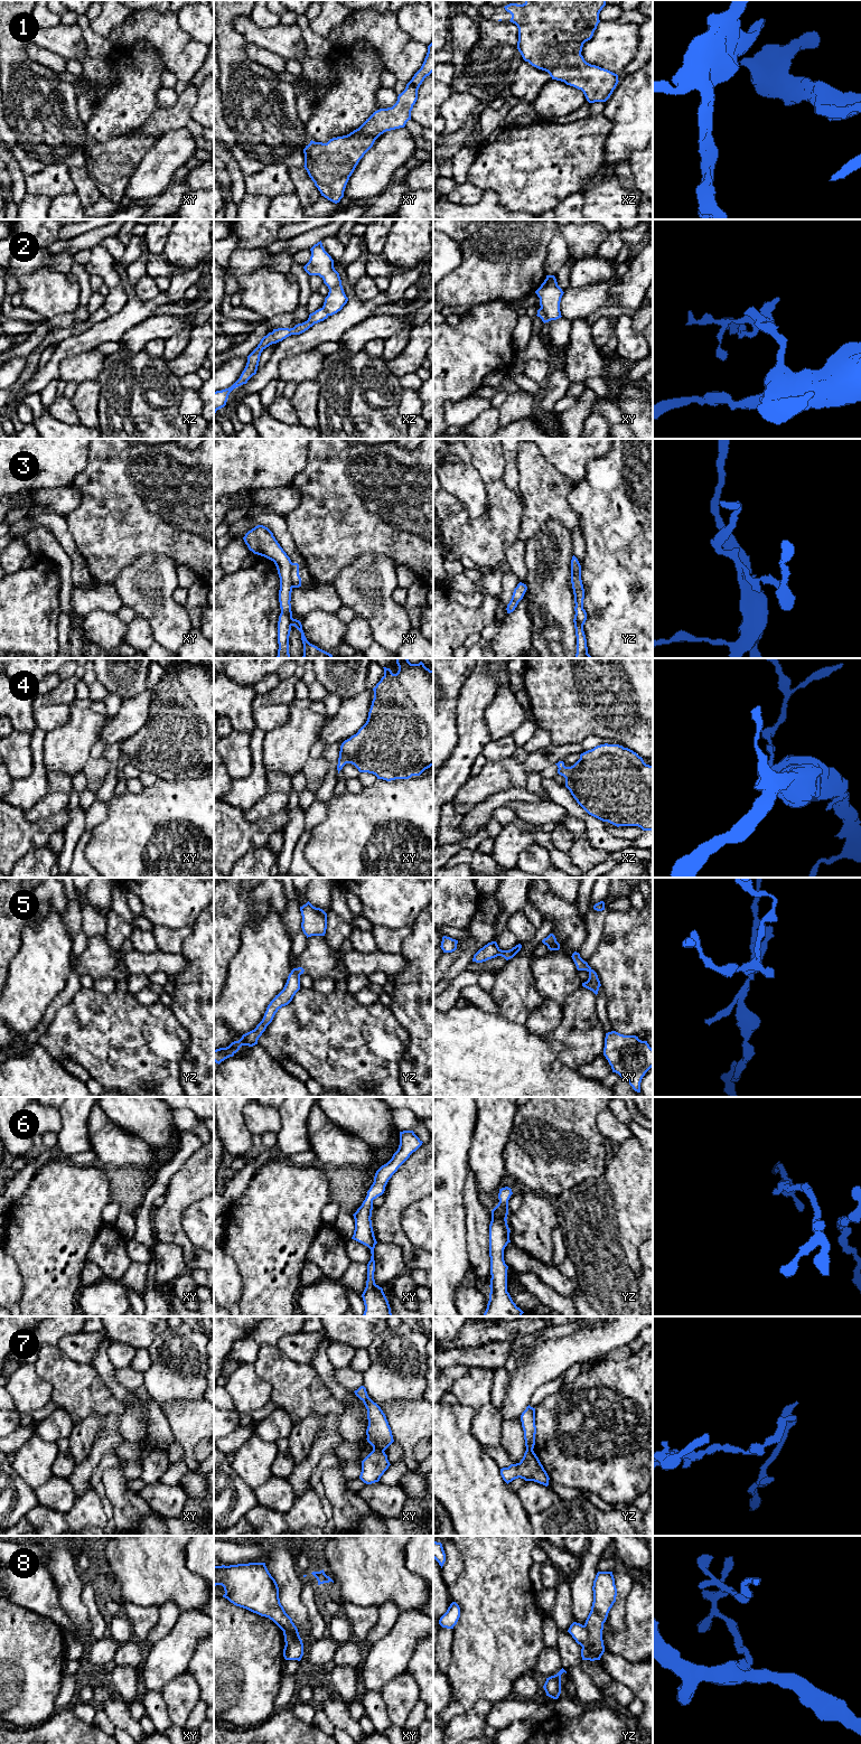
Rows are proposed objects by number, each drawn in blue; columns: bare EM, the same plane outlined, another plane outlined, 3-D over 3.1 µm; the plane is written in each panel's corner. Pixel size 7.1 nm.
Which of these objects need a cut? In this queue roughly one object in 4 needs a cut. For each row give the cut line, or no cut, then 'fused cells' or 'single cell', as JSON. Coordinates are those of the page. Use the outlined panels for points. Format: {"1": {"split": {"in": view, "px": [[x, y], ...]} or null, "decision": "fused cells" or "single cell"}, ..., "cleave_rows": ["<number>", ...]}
{"1": {"split": null, "decision": "single cell"}, "2": {"split": {"in": "xy", "px": [[541, 307], [549, 320]]}, "decision": "fused cells"}, "3": {"split": null, "decision": "single cell"}, "4": {"split": null, "decision": "single cell"}, "5": {"split": null, "decision": "single cell"}, "6": {"split": null, "decision": "single cell"}, "7": {"split": {"in": "xy", "px": [[373, 1447], [383, 1451]]}, "decision": "fused cells"}, "8": {"split": {"in": "yz", "px": [[583, 1625], [587, 1630], [587, 1641], [581, 1646]]}, "decision": "fused cells"}, "cleave_rows": ["2", "7", "8"]}

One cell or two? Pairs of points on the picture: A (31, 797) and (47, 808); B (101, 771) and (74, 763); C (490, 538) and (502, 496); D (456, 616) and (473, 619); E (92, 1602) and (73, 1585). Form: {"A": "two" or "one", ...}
{"A": "two", "B": "two", "C": "one", "D": "one", "E": "two"}

